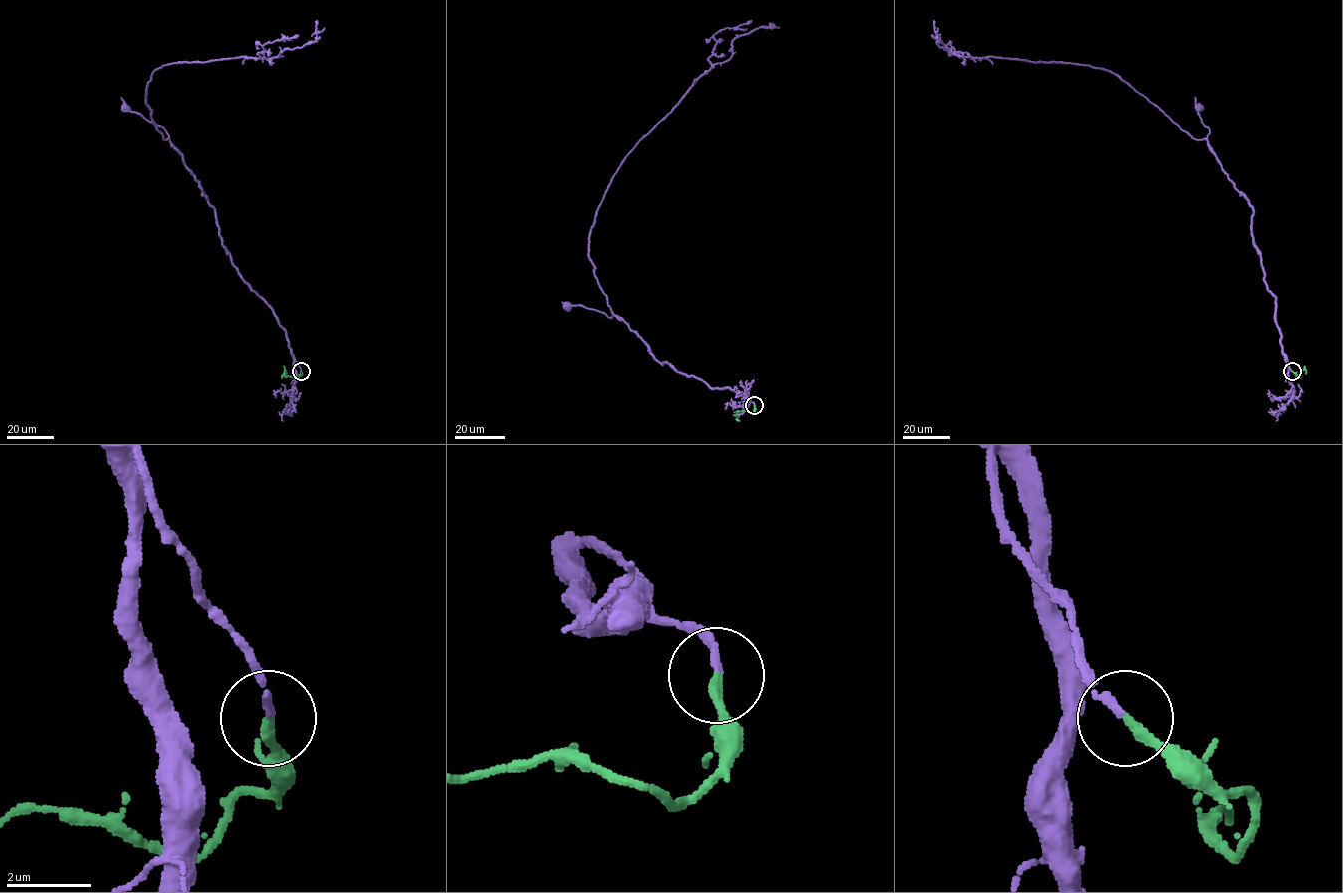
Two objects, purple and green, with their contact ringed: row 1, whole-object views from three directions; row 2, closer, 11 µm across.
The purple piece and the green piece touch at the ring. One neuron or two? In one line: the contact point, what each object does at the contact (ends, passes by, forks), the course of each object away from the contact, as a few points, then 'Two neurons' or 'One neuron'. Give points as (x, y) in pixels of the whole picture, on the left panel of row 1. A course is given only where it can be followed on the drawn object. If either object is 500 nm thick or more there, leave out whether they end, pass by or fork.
Place: (301, 371). At the ring purple ends. At the ring green ends. Course of purple: (301, 371), (154, 124), (147, 85), (168, 64), (279, 57), (314, 42), (315, 21). Course of green: (301, 371), (297, 378), (285, 376), (285, 368), (287, 373). One neuron

